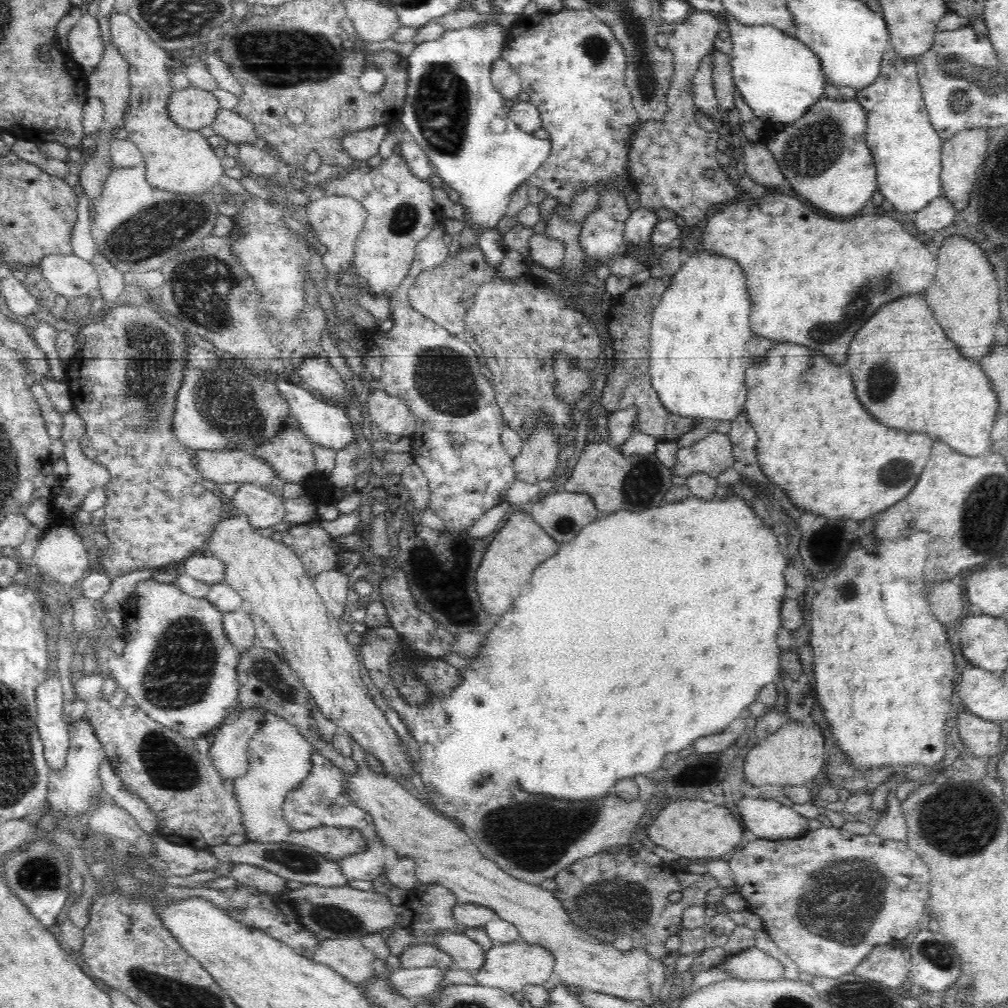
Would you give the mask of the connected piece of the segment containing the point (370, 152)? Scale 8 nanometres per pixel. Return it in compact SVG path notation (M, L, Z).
M393 123L382 124L346 134L344 140L342 140L344 151L350 154L353 159L369 159L378 154L380 143L384 140L384 136L388 134L392 125Z

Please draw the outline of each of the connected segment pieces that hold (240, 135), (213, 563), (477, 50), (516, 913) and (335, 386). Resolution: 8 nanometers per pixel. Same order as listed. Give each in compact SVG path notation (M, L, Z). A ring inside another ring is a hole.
M220 107L216 113L216 118L212 121L211 127L215 130L214 134L223 136L232 144L253 144L258 138L255 133L254 123L240 116L232 109Z
M196 552L185 559L182 570L192 578L210 585L224 581L225 564L214 555Z
M478 22L466 28L446 30L442 38L417 45L406 62L409 83L400 120L436 166L436 174L460 195L459 202L465 208L464 218L474 224L474 229L496 229L496 224L506 215L512 193L546 162L551 153L549 139L538 139L532 133L524 132L508 118L502 103L505 98L491 81L492 63L501 57L506 41L501 25ZM496 118L502 118L500 132L490 127Z
M351 741L351 757L357 769L347 780L349 798L372 817L375 835L380 842L393 848L399 856L408 856L416 862L418 884L441 885L457 897L458 904L476 904L492 909L499 918L518 929L520 941L550 952L555 960L554 974L561 985L573 985L588 992L641 1004L646 1002L646 1005L658 1000L666 973L659 960L654 960L644 949L618 951L610 943L600 943L586 931L578 929L553 892L508 875L478 850L459 823L434 811L396 780L372 771L365 750Z
M305 358L296 370L302 382L322 393L326 398L340 400L342 394L346 394L345 384L327 358Z

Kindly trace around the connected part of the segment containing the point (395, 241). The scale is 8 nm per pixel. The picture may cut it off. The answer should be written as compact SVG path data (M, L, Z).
M392 155L377 167L350 169L327 180L325 195L351 196L368 211L362 232L357 236L354 268L365 279L368 290L386 298L400 288L406 278L418 242L426 238L434 226L441 223L440 206L434 202L434 188L428 180L416 178L407 167L405 158Z

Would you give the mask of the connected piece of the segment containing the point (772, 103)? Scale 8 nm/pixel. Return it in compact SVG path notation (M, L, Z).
M730 14L725 15L723 21L732 39L732 54L728 61L731 65L733 81L754 116L764 122L772 121L778 124L778 127L800 120L808 112L808 108L816 104L824 94L825 76L821 71L820 59L810 51L810 48L804 48L804 44L790 38L790 34L769 24L744 26Z

